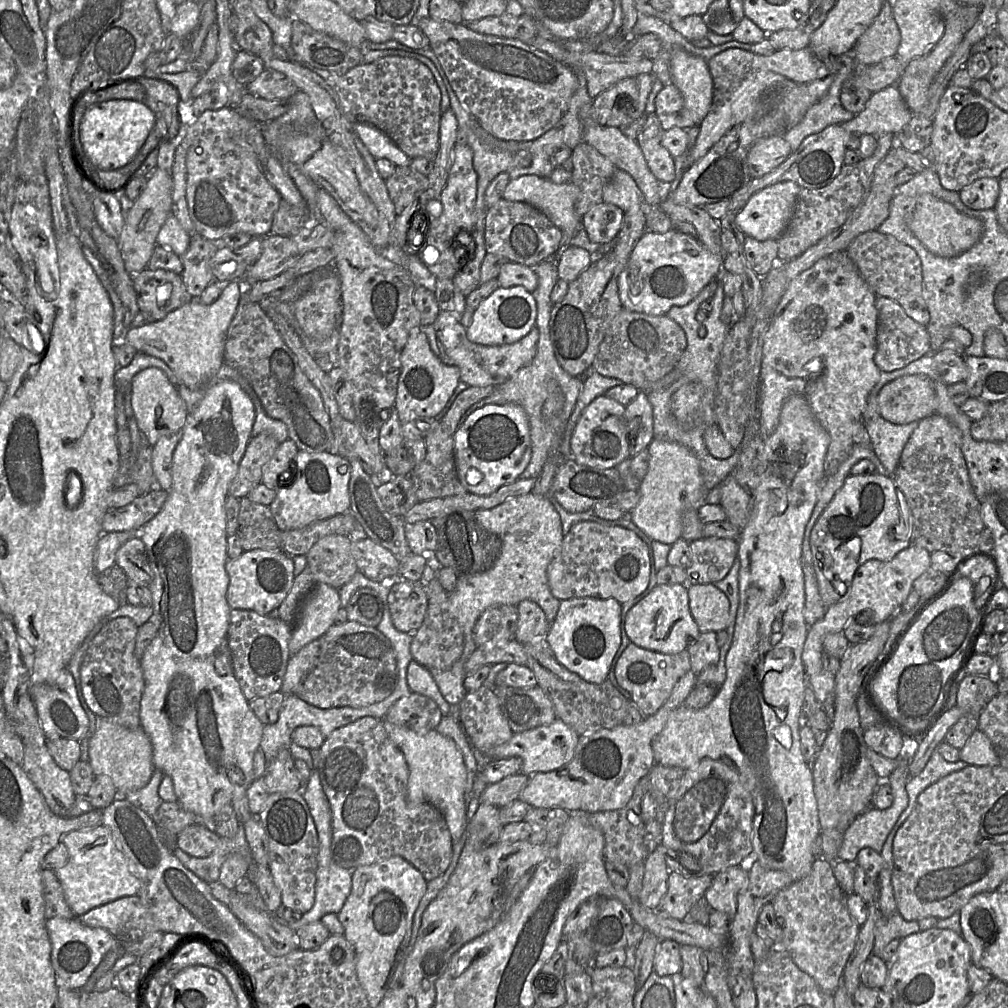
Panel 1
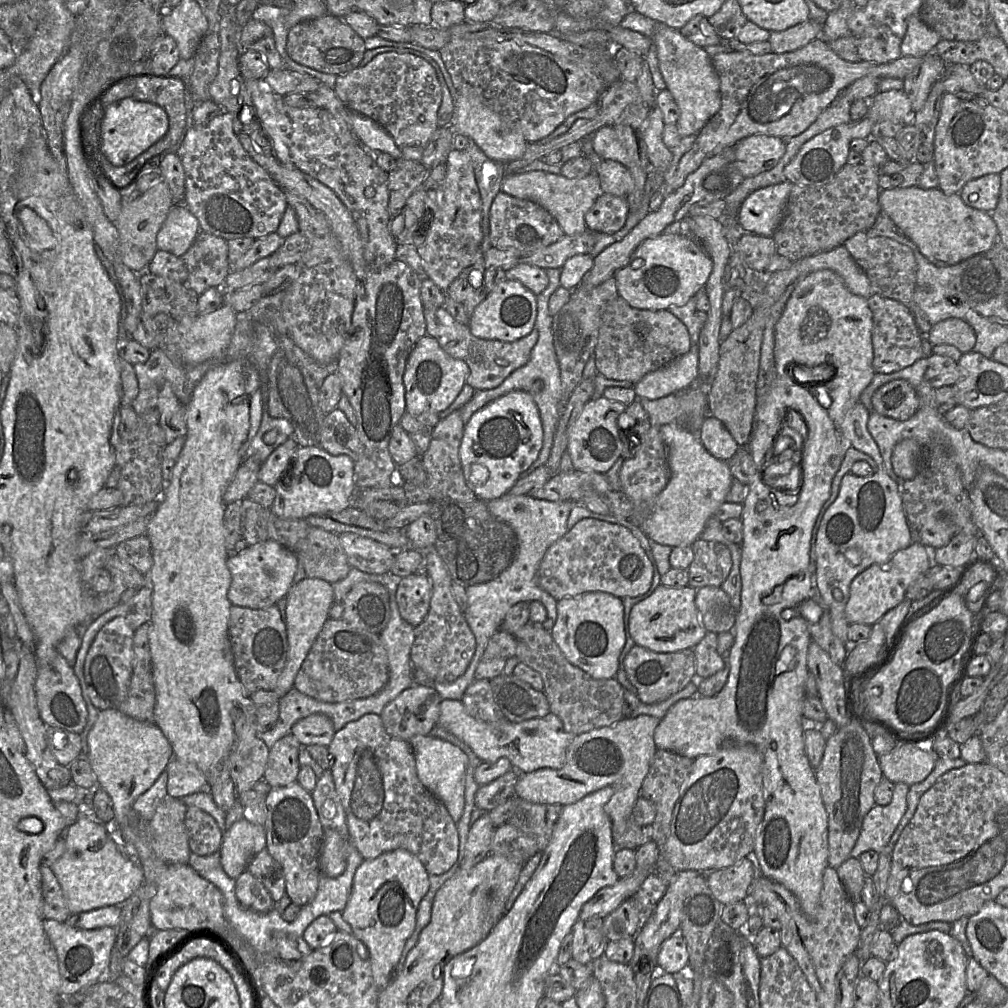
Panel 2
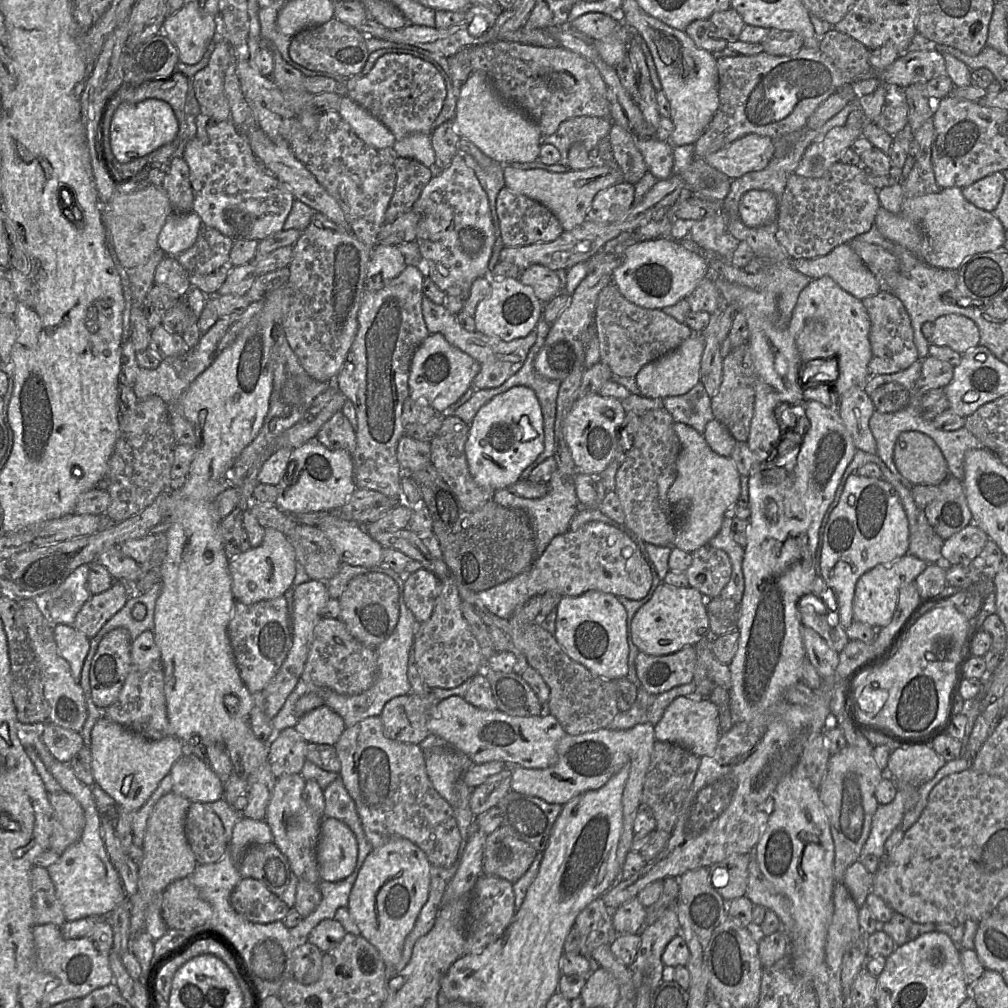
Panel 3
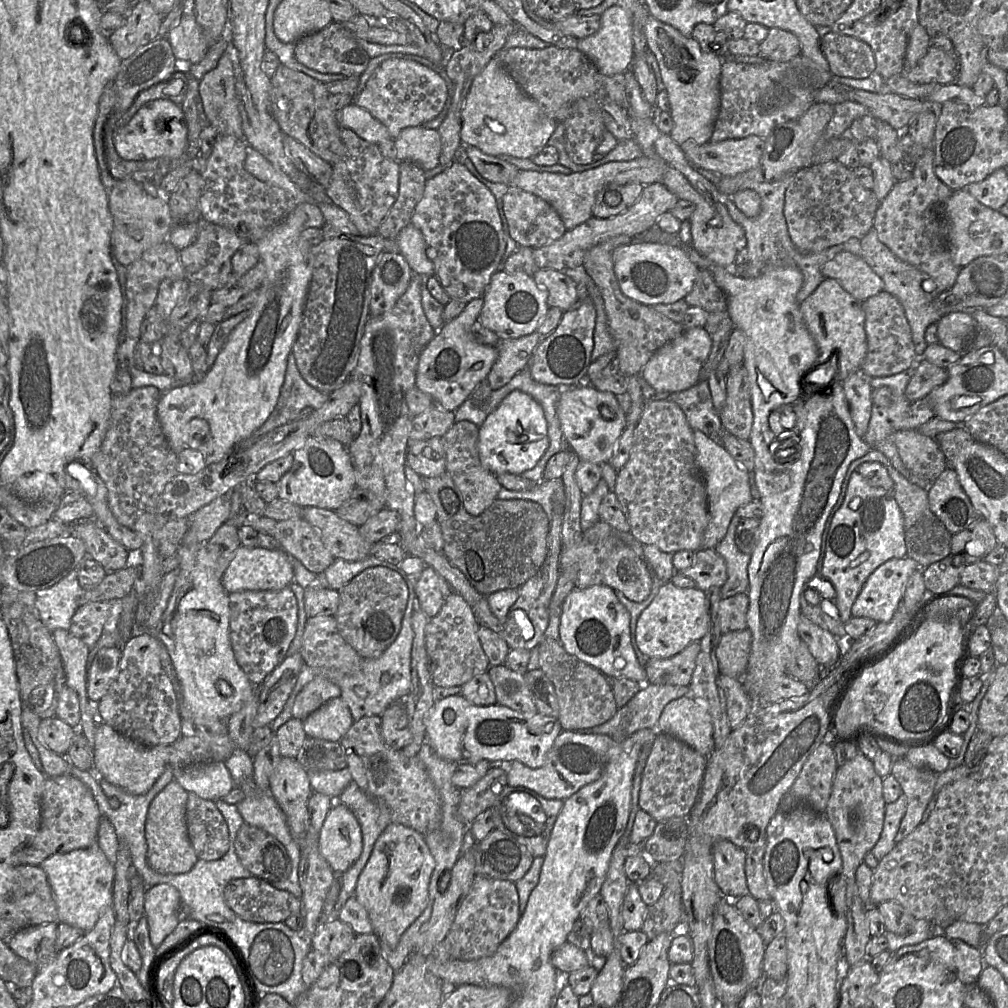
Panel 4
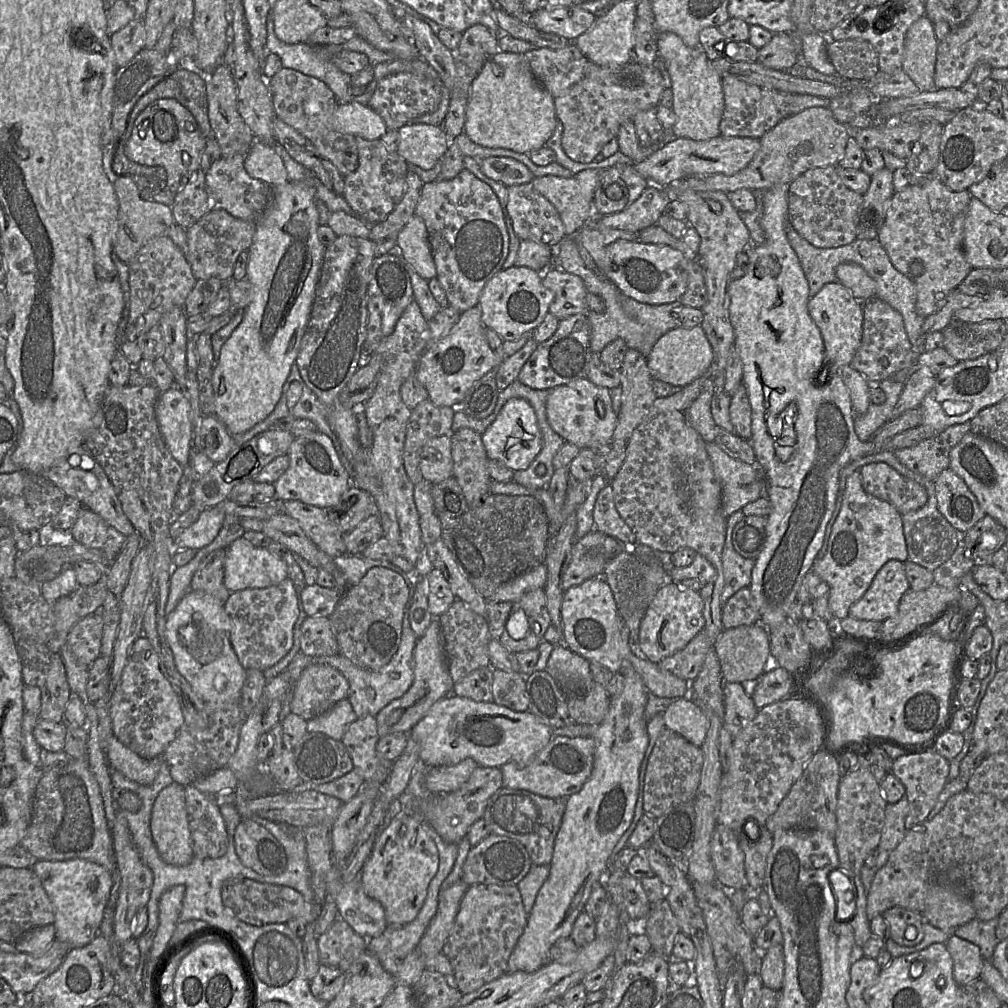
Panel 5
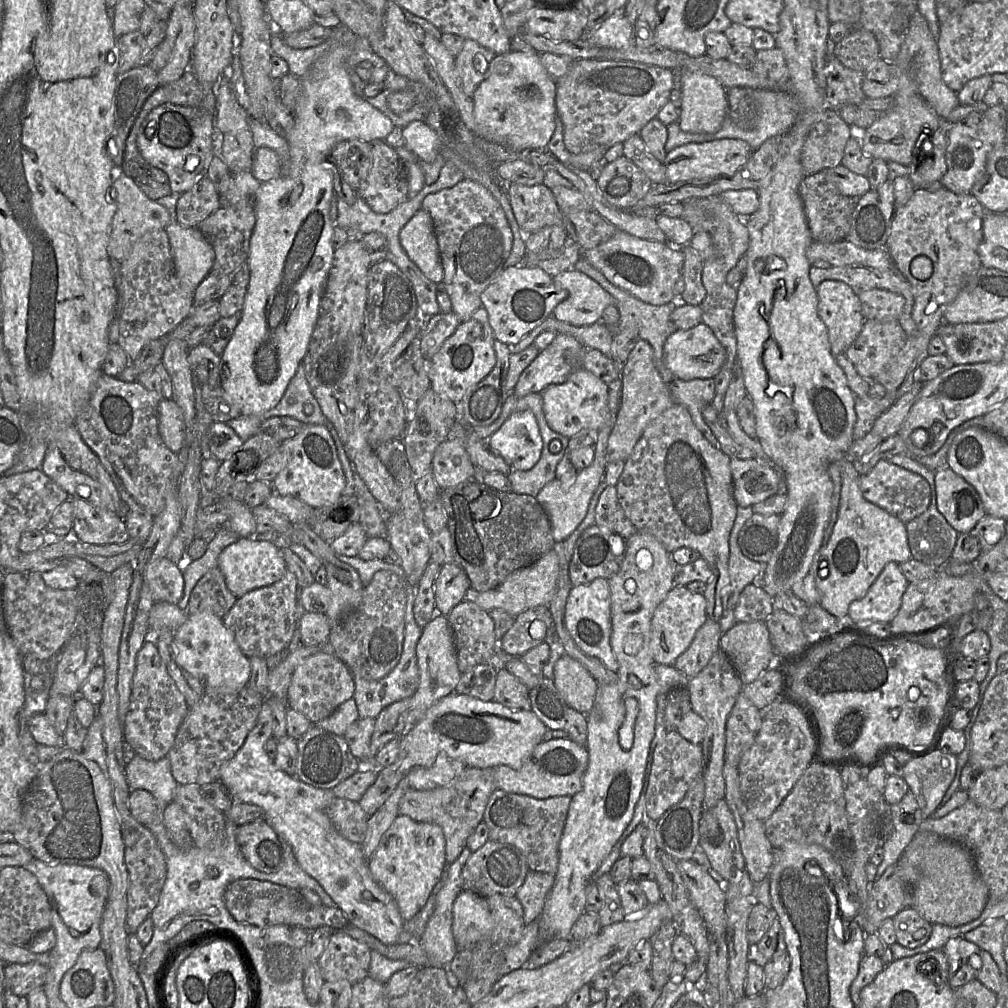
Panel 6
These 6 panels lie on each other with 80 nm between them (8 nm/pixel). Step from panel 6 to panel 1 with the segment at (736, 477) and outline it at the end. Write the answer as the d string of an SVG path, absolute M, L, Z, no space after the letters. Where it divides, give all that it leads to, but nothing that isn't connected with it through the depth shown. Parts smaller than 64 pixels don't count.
M654 438L648 452L648 470L639 487L639 502L630 512L630 518L652 540L672 545L682 536L683 513L703 506L709 490L705 486L698 458L686 446Z

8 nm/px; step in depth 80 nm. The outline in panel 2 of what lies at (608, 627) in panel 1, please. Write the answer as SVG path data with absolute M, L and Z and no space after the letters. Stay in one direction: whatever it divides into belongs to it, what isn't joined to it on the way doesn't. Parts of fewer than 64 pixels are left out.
M586 592L557 601L557 619L550 633L566 659L593 679L615 678L626 641L622 599L607 592Z

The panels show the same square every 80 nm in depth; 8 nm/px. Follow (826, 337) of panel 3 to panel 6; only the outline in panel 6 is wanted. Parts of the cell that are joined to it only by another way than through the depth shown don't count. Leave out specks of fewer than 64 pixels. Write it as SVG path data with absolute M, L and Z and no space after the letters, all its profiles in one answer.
M835 280L823 281L817 288L817 296L818 315L826 325L835 357L846 352L863 328L861 303L854 289Z

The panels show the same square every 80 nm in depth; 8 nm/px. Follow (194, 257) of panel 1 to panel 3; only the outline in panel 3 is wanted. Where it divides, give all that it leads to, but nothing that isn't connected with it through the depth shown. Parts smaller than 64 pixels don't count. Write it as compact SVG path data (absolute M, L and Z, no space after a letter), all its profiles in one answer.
M202 224L194 245L176 257L181 267L185 270L191 287L199 289L207 297L217 294L229 272L234 267L230 259L233 243L234 240L232 238Z

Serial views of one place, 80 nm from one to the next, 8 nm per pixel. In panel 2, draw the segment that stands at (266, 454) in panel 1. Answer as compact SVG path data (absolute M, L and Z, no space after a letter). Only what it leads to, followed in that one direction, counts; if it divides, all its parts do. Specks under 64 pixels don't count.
M256 457L244 458L223 494L225 506L233 502L241 502L248 497L249 491L259 482L258 474L261 465L262 463Z

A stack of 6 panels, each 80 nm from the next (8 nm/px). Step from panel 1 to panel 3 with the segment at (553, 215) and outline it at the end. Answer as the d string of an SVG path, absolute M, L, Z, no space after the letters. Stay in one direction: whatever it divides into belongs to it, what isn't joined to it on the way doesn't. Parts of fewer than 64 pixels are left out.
M618 165L594 166L582 171L567 173L549 172L543 169L519 170L512 166L504 167L505 187L547 207L560 221L565 231L582 224L596 195L610 186L624 182L624 175Z

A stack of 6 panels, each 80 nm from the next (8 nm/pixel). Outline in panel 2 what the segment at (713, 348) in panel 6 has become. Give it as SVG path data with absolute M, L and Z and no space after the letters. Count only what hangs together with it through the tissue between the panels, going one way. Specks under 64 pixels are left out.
M693 346L667 365L646 374L634 385L634 389L637 397L654 400L695 385L698 377L699 350L698 346Z

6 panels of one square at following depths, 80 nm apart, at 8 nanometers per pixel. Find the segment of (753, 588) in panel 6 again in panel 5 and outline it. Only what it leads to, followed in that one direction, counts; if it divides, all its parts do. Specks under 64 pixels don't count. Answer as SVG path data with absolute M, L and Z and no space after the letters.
M749 587L740 589L724 603L722 607L724 629L756 623L760 623L760 613Z

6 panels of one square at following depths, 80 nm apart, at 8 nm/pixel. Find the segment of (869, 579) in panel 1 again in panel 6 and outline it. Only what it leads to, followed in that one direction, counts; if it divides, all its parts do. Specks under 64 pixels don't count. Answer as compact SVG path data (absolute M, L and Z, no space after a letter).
M896 562L887 563L866 595L851 602L847 618L853 623L890 623L902 605L908 585L900 565Z

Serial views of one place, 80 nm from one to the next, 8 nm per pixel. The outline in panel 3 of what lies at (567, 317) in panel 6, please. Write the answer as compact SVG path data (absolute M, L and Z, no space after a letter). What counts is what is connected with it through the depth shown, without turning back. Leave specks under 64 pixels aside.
M532 265L524 269L518 279L532 287L537 298L544 304L562 291L556 271L542 265Z

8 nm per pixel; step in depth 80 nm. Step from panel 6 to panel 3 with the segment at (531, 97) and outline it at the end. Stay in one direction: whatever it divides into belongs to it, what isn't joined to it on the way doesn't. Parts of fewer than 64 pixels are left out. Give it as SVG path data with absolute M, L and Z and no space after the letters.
M485 72L471 73L457 96L454 125L457 134L500 164L537 161L543 143L538 125L523 112L508 107L495 94Z

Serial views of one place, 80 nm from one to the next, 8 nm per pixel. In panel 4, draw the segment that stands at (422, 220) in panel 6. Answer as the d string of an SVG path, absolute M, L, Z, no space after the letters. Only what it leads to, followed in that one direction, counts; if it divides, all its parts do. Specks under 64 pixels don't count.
M411 223L407 225L399 233L396 246L414 274L424 278L433 276L434 266L426 254L427 246L419 229Z

